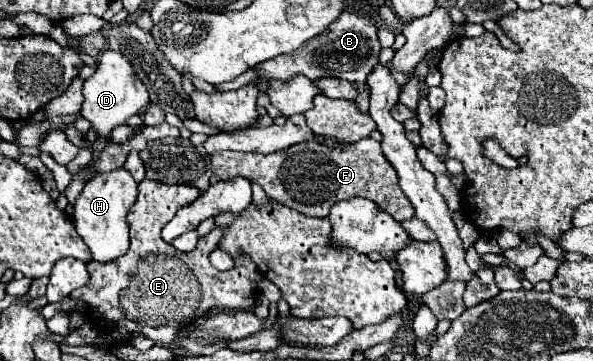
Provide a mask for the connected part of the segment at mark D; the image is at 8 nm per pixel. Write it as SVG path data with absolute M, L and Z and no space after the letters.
M111 49L99 55L95 73L83 85L83 97L85 103L81 115L91 121L93 129L101 137L109 135L117 125L123 125L125 119L129 119L131 115L141 113L141 109L149 103L149 93L143 87L141 79L137 77L131 61L121 51L111 51Z

